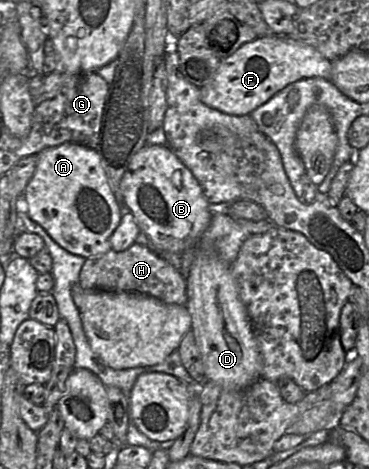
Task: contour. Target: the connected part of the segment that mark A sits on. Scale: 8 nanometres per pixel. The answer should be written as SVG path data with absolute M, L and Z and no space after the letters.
M65 142L42 150L37 154L36 170L23 196L17 198L17 212L23 203L29 217L69 253L87 259L111 249L109 238L120 223L122 208L109 186L95 149Z

